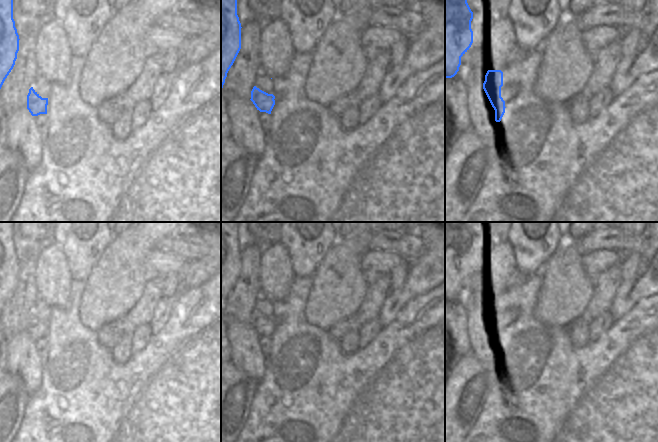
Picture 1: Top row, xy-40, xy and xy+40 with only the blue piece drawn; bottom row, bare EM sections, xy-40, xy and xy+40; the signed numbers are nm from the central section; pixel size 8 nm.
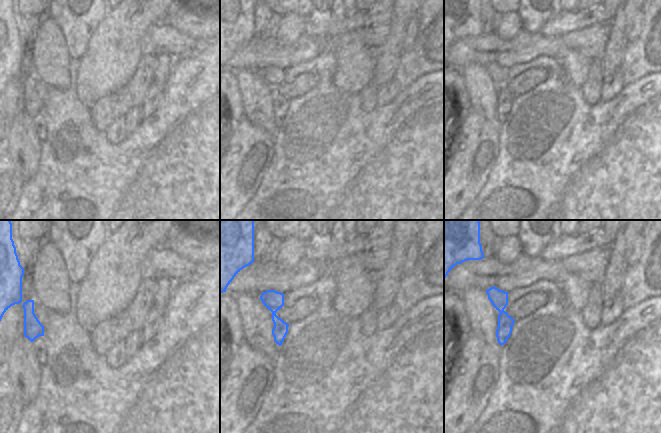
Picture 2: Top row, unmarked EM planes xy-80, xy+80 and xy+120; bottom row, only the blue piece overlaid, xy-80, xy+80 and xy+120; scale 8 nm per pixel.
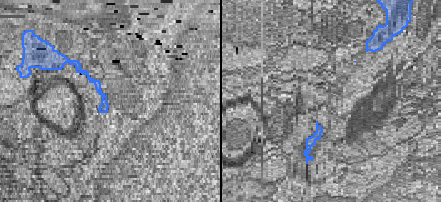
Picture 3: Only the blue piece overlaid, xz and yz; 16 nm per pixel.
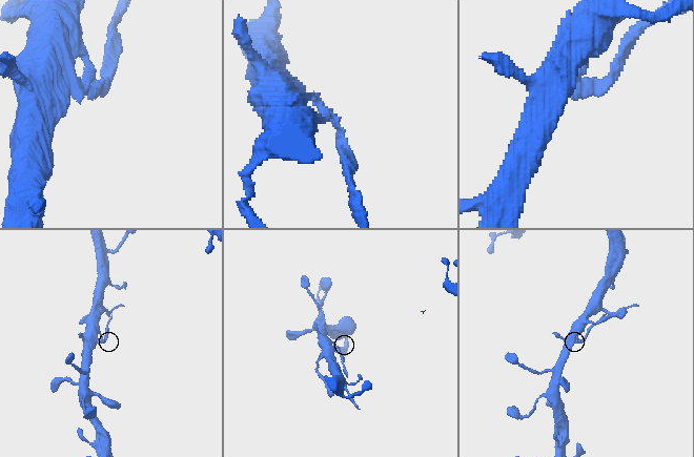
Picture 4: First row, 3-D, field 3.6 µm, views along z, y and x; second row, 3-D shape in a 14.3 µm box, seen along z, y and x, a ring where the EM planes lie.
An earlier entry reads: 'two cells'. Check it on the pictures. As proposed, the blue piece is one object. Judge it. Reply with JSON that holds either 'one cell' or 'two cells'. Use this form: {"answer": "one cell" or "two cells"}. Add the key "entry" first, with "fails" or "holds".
{"entry": "holds", "answer": "two cells"}

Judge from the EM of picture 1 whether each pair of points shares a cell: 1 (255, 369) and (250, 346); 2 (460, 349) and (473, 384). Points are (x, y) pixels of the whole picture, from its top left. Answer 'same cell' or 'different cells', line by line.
1: same cell
2: different cells

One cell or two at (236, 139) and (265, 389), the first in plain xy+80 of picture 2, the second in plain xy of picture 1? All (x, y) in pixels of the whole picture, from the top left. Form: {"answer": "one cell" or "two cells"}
{"answer": "two cells"}

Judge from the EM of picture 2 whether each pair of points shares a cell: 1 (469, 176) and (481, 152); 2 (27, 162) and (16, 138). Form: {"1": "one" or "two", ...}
{"1": "one", "2": "one"}

